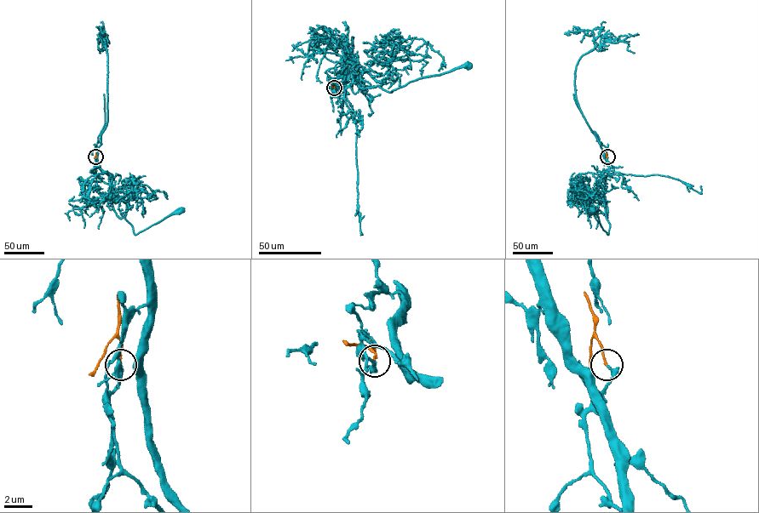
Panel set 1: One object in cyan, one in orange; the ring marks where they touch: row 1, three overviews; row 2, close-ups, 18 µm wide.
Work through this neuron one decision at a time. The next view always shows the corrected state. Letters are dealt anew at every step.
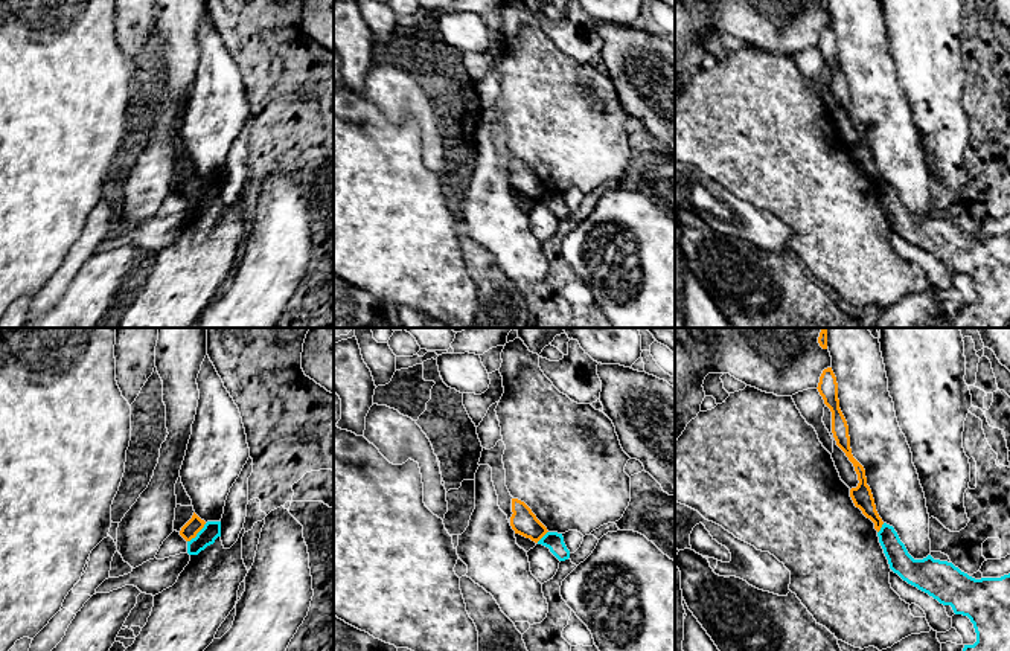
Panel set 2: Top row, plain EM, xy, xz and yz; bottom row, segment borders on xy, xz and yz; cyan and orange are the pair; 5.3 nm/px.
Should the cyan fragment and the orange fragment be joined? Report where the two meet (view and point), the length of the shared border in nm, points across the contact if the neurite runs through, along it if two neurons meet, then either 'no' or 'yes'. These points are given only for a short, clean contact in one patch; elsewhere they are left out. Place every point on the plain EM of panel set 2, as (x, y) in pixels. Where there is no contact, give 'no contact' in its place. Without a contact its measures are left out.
contact xy (197, 192); length 140 nm; border xy (206, 182), (188, 200); no

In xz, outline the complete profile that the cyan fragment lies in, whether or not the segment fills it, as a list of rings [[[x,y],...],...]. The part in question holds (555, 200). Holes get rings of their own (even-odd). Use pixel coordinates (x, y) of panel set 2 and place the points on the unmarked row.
[[[547,191],[538,203],[542,203],[550,207],[550,210],[559,218],[565,220],[570,216],[570,209],[567,207],[564,201],[562,192],[558,191]]]

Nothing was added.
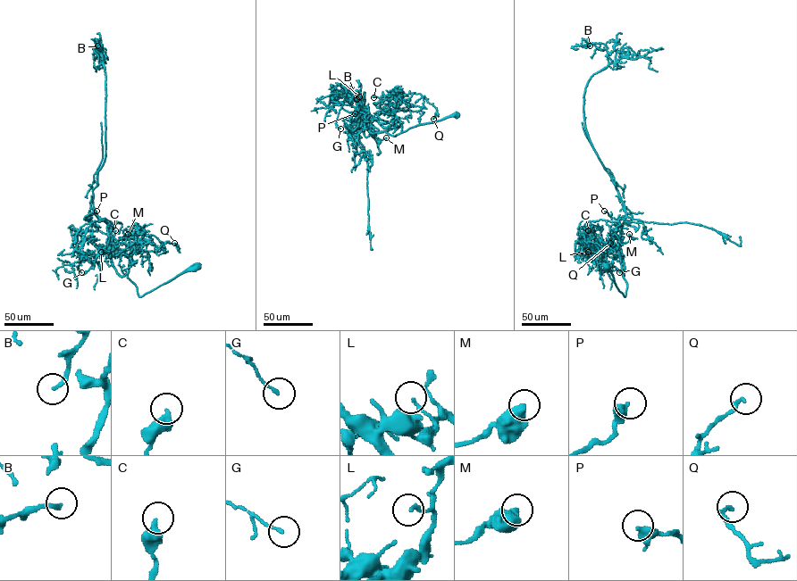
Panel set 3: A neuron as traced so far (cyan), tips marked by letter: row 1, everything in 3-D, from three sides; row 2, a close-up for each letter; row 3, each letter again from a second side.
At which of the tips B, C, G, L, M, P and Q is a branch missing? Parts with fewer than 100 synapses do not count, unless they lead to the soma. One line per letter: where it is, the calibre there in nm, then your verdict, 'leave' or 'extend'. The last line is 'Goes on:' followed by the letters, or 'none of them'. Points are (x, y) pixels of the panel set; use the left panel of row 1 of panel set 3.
B: (97, 45) | 180 nm | leave
C: (115, 230) | 420 nm | leave
G: (81, 272) | 130 nm | leave
L: (101, 252) | 130 nm | leave
M: (128, 234) | 600 nm | leave
P: (96, 211) | 340 nm | leave
Q: (174, 243) | 200 nm | leave
Goes on: none of them

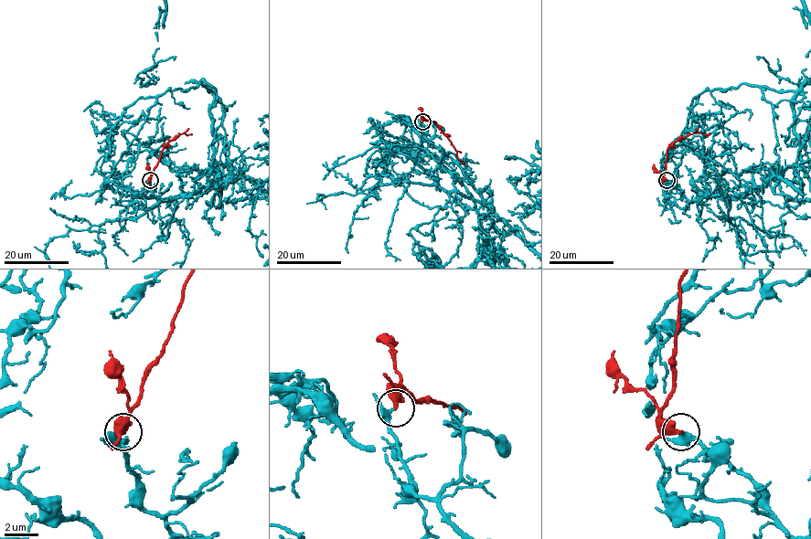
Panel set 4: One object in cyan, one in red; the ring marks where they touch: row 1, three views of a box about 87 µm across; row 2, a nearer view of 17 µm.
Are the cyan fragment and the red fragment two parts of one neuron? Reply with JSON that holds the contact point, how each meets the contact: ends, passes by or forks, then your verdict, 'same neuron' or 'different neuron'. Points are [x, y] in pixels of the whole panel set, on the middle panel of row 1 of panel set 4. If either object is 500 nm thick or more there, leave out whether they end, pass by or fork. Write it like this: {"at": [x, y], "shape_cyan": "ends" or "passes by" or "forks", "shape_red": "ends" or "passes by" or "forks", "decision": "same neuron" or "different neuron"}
{"at": [422, 121], "shape_cyan": "passes by", "shape_red": "ends", "decision": "same neuron"}

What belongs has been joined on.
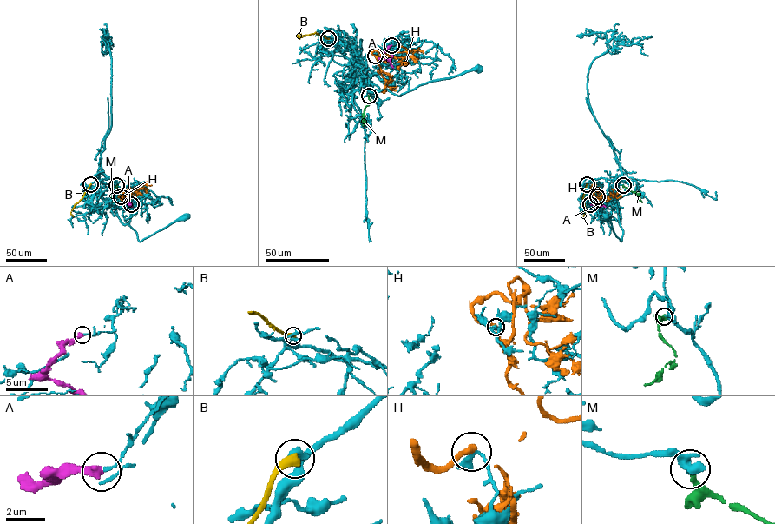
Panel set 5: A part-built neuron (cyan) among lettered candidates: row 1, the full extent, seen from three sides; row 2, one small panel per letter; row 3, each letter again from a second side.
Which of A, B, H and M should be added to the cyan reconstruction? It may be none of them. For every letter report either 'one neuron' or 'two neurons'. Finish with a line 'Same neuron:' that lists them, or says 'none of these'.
A: two neurons
B: two neurons
H: two neurons
M: one neuron
Same neuron: M

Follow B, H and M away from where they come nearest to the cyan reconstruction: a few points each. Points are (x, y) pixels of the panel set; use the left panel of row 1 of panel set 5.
B: (90, 184), (70, 212), (73, 216)
H: (121, 196), (118, 196), (123, 193), (122, 200), (134, 190)
M: (116, 185), (113, 202)

